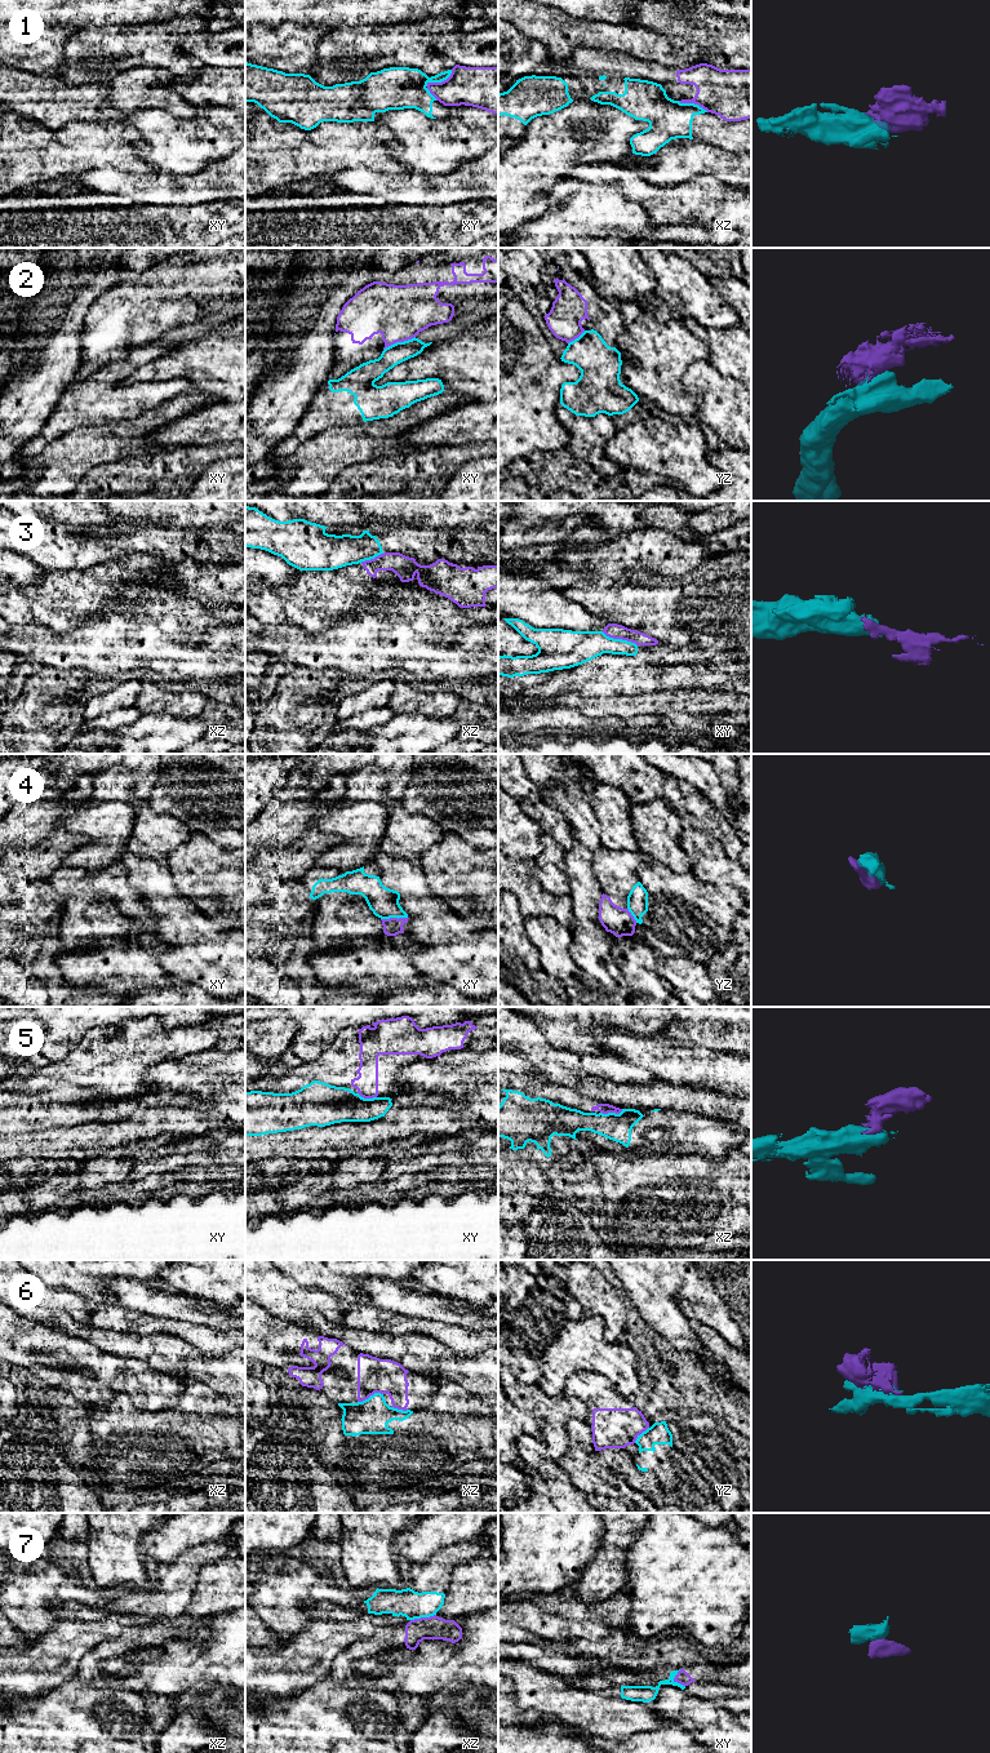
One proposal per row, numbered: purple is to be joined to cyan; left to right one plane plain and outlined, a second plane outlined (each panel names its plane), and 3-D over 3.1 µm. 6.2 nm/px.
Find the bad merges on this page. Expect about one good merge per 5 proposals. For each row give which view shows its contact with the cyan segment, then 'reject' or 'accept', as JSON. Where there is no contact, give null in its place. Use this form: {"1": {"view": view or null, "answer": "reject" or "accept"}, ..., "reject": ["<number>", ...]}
{"1": {"view": "xy", "answer": "reject"}, "2": {"view": "xy", "answer": "reject"}, "3": {"view": "xy", "answer": "reject"}, "4": {"view": "xy", "answer": "reject"}, "5": {"view": "xz", "answer": "reject"}, "6": {"view": "xz", "answer": "reject"}, "7": {"view": "xz", "answer": "reject"}, "reject": ["1", "2", "3", "4", "5", "6", "7"]}

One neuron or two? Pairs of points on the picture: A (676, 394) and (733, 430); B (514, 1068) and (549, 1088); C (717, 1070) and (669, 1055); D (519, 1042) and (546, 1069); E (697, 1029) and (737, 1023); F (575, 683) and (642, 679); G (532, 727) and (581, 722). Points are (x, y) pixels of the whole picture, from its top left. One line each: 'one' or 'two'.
A: two
B: one
C: one
D: two
E: one
F: one
G: one

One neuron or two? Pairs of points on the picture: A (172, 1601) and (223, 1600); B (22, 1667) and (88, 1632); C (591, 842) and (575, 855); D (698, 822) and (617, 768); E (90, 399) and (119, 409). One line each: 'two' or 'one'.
A: two
B: one
C: one
D: one
E: one

